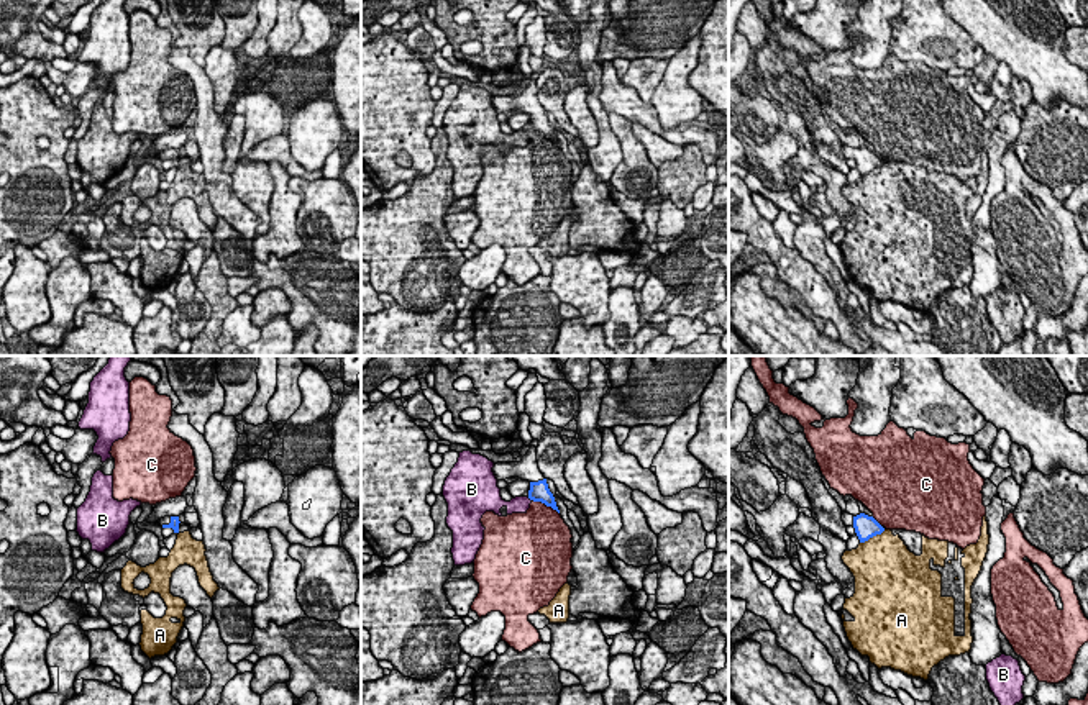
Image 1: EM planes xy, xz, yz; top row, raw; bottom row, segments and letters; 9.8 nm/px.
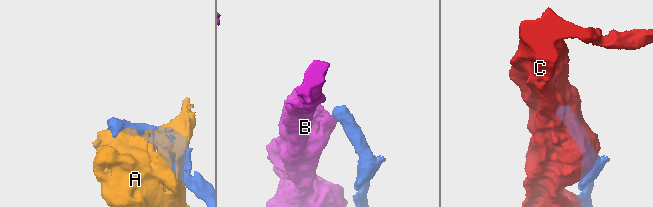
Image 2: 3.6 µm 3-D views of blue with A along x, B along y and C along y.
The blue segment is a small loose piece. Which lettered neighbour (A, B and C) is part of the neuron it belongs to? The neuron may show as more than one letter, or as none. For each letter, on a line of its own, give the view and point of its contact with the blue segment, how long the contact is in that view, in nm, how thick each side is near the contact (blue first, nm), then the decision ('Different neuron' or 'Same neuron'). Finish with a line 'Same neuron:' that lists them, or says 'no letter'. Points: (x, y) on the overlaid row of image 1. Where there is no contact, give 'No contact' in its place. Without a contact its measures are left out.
A: Touches blue at yz (872, 536). Shared border 280 nm. Thickness 220 nm (blue) against 480 nm. Different neuron
B: No contact. Different neuron
C: Touches blue at xz (545, 504). Shared border 300 nm. Thickness 190 nm (blue) against 440 nm. Different neuron
Same neuron: no letter

